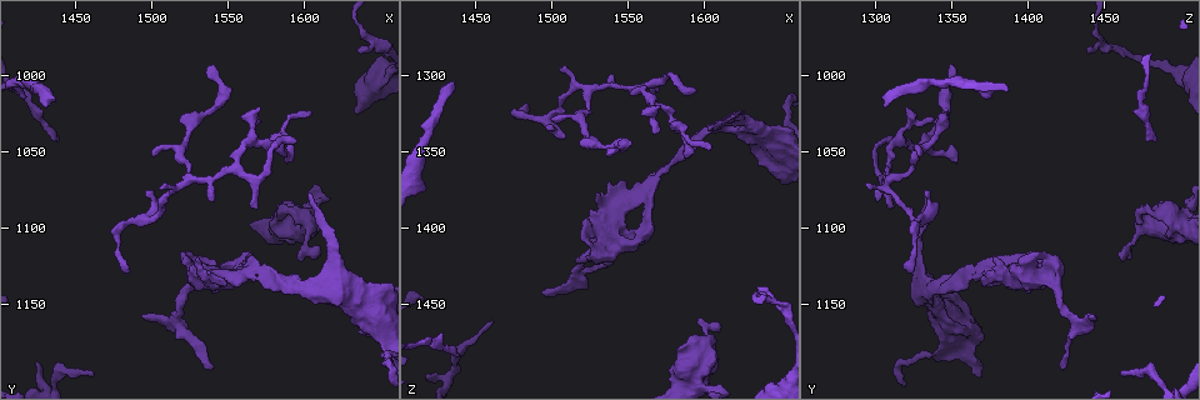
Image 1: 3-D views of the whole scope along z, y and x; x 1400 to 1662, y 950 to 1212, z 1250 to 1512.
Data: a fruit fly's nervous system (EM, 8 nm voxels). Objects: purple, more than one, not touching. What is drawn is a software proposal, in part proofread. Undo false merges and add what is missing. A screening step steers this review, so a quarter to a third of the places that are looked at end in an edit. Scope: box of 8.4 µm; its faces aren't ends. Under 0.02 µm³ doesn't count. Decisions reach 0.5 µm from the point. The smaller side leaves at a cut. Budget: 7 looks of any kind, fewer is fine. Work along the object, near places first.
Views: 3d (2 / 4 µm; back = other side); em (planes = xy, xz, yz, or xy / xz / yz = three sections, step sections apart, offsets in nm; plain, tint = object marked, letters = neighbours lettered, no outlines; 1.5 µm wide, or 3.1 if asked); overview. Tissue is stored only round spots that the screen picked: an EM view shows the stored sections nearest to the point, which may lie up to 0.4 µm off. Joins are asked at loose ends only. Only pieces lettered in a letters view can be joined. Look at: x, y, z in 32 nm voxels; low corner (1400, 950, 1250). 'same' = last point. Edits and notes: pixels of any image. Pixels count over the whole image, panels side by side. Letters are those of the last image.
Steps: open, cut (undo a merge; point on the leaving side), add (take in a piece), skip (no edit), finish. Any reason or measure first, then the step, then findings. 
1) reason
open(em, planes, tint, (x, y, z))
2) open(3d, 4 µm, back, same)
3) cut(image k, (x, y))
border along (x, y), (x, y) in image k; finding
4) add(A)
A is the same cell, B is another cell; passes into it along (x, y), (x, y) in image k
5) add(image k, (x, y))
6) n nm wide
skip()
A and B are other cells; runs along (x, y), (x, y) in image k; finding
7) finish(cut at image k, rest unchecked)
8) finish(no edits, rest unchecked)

free end
open(3d, 4 µm, (1568, 1086, 1308))

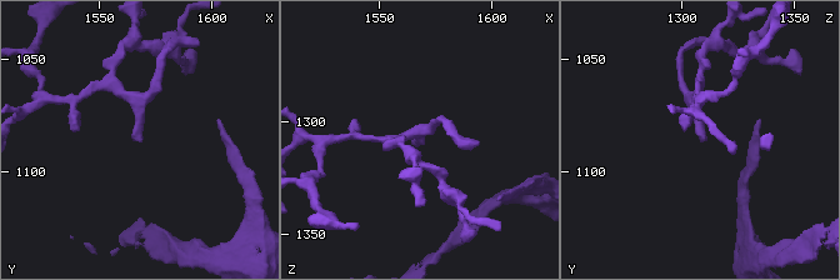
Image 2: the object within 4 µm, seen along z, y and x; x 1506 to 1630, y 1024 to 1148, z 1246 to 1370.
open(em, planes, letters, (1569, 1087, 1308))

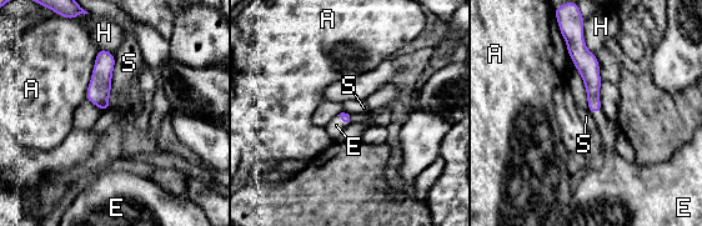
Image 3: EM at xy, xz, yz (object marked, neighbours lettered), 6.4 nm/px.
add(E)
E is the same cell, A, H and S are other cells; passes into it along (590, 74), (596, 111), (608, 130) in image 3; it goes on there

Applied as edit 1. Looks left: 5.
open(overview)

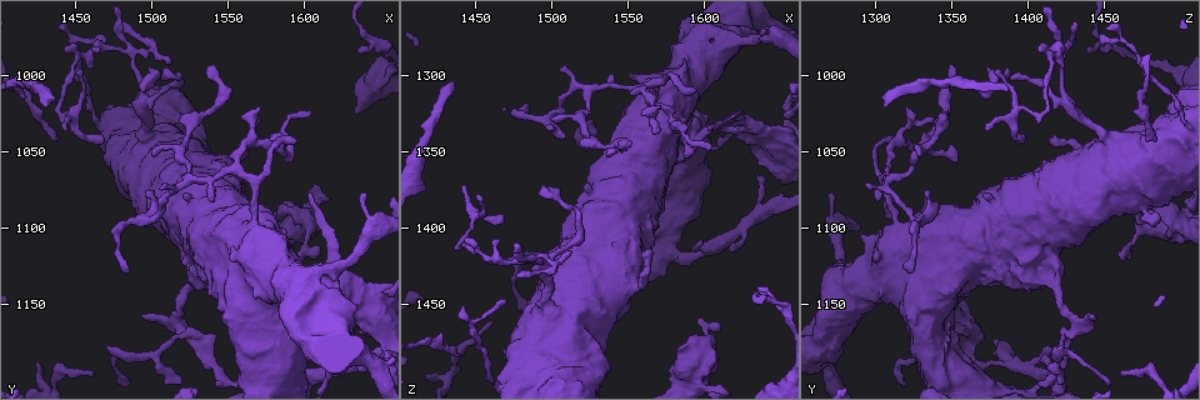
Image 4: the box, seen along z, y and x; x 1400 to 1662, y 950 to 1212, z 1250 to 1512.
branch stops here
open(3d, 2 µm, (1430, 1020, 1306))

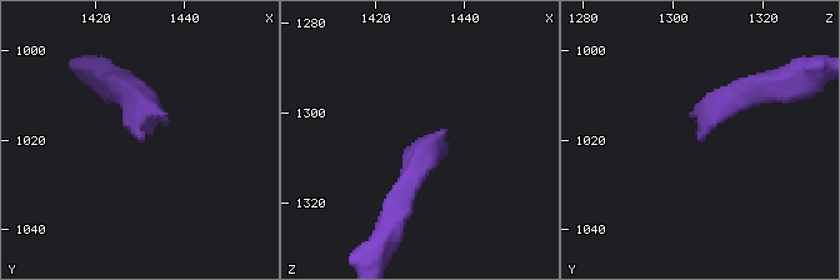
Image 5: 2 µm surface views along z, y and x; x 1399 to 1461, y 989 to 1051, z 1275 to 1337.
now the EM
open(em, planes, letters, (1430, 1019, 1306))

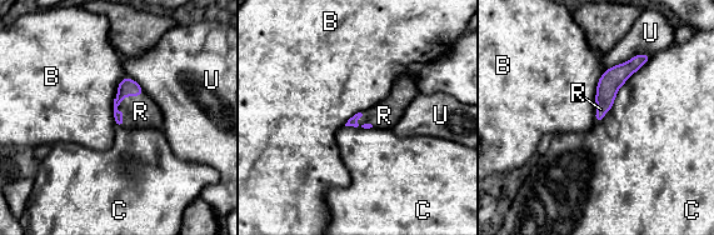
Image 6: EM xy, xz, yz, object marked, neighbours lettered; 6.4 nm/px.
add(R)
R is the same cell, B, C and U are other cells; passes into it along (128, 86), (121, 99), (140, 111) in image 6; the cell continues

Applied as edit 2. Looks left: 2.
finish(add at image 3, add at image 6, rest unchecked)

